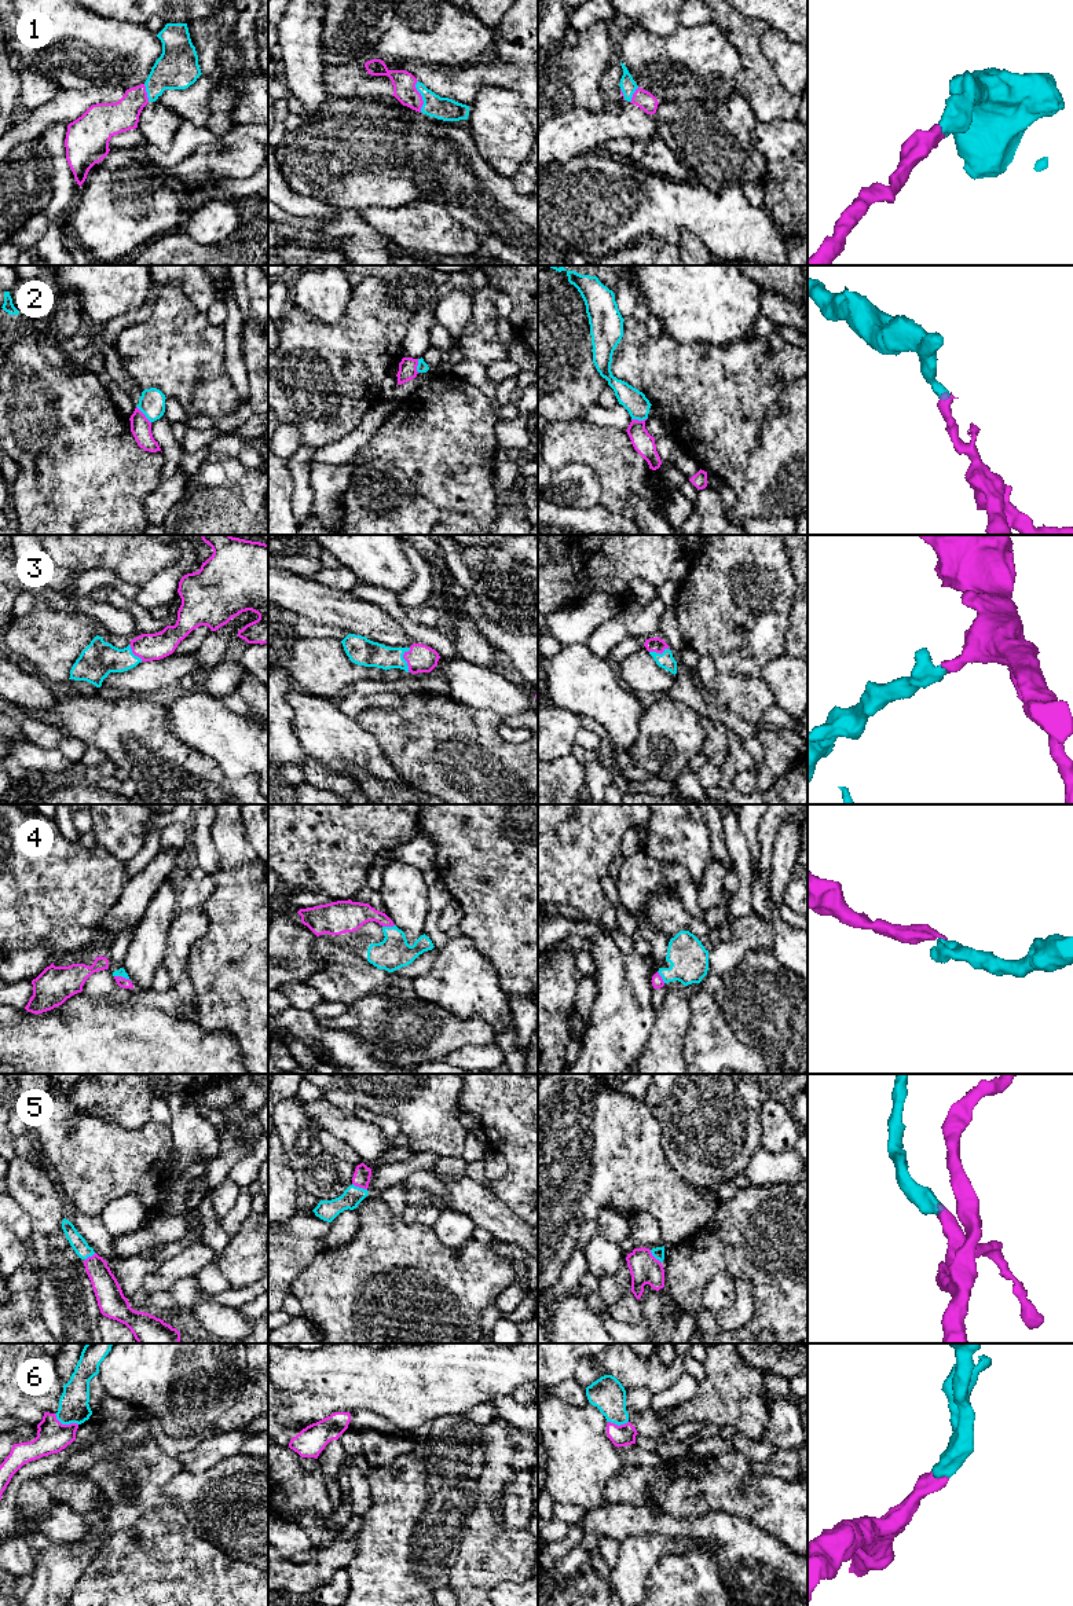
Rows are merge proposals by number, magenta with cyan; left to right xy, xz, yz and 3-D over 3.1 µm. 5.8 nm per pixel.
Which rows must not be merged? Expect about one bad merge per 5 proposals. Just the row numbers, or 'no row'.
2

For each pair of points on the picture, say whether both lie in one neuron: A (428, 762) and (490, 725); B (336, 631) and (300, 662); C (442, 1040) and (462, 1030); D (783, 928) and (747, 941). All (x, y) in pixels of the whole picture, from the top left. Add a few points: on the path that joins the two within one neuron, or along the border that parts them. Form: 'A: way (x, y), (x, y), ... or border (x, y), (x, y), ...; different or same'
A: way (443, 750), (457, 750), (475, 732); same
B: border (297, 637), (337, 638), (340, 641); different
C: way (447, 1034), (457, 1033); same
D: border (773, 916), (771, 948); different

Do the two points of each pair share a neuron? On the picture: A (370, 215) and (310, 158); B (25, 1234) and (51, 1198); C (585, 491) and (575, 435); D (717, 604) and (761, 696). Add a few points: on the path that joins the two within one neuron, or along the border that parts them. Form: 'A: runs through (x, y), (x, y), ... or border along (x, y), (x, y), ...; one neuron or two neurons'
A: border along (396, 208), (361, 208), (358, 211); two neurons
B: border along (14, 1198), (30, 1217), (30, 1239); two neurons
C: border along (553, 470), (583, 462), (601, 488); two neurons
D: runs through (743, 619), (753, 629), (754, 670); one neuron

